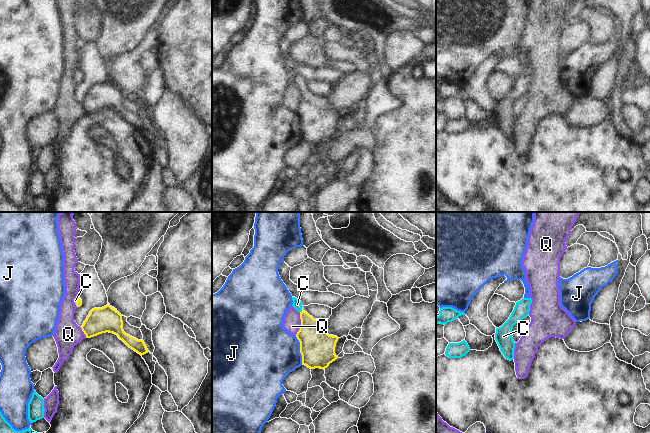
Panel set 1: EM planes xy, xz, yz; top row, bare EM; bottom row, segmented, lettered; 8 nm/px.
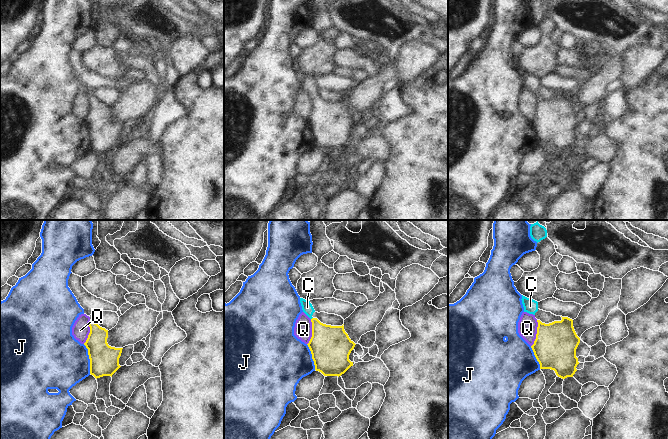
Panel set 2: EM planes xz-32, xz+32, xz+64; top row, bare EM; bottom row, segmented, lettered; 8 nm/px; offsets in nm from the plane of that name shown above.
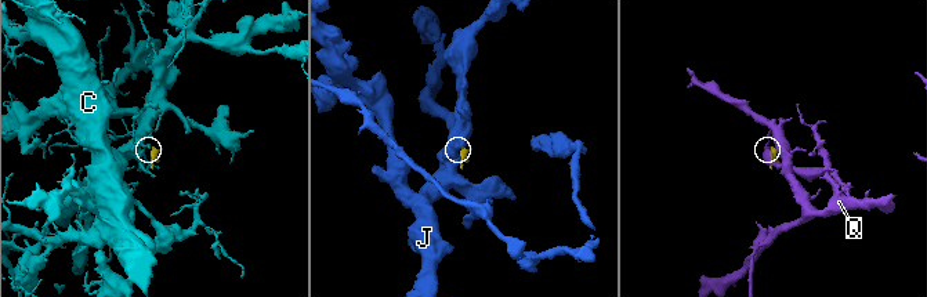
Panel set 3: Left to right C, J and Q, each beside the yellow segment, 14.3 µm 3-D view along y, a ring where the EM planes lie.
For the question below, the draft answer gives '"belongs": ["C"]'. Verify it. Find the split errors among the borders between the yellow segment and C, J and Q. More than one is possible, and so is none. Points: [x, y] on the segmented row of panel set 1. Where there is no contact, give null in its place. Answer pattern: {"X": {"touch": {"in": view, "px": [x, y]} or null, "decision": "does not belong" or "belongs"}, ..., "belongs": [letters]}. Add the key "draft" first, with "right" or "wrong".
{"draft": "right", "C": {"touch": {"in": "xz", "px": [301, 311]}, "decision": "belongs"}, "J": {"touch": {"in": "xz", "px": [300, 350]}, "decision": "does not belong"}, "Q": {"touch": {"in": "xz", "px": [301, 324]}, "decision": "does not belong"}, "belongs": ["C"]}

